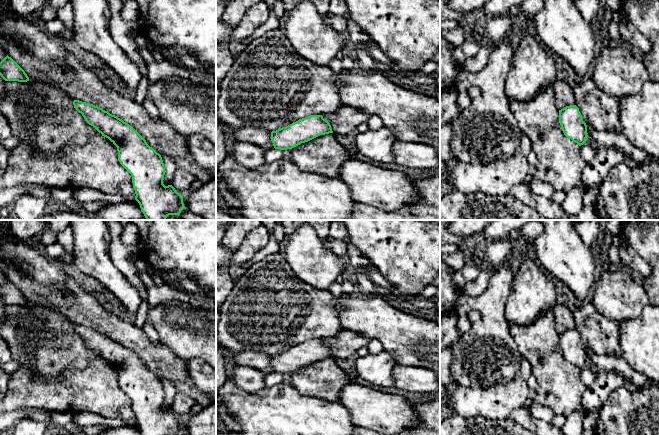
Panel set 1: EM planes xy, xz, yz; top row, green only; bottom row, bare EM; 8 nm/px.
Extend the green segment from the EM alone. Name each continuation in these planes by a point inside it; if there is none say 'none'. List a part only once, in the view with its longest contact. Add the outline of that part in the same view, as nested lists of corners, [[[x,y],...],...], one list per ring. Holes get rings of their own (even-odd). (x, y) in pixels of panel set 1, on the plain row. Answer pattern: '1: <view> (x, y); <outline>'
none

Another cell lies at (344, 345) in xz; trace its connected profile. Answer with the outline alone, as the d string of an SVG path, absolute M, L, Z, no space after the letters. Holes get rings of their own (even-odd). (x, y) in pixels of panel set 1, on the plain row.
M342 330L337 335L322 340L330 347L333 358L350 359L355 357L358 349L367 346L371 338L352 331Z

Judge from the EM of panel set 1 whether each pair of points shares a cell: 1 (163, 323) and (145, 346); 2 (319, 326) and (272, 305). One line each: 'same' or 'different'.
1: different
2: same

